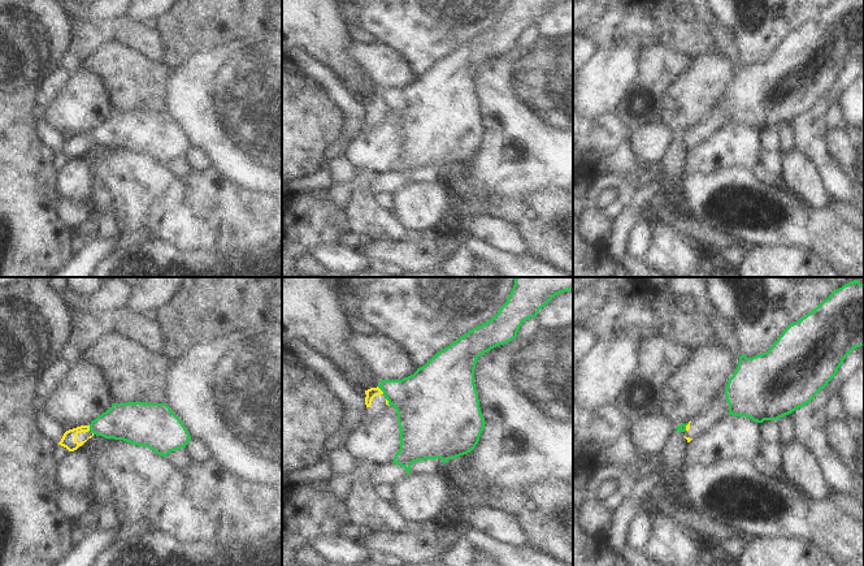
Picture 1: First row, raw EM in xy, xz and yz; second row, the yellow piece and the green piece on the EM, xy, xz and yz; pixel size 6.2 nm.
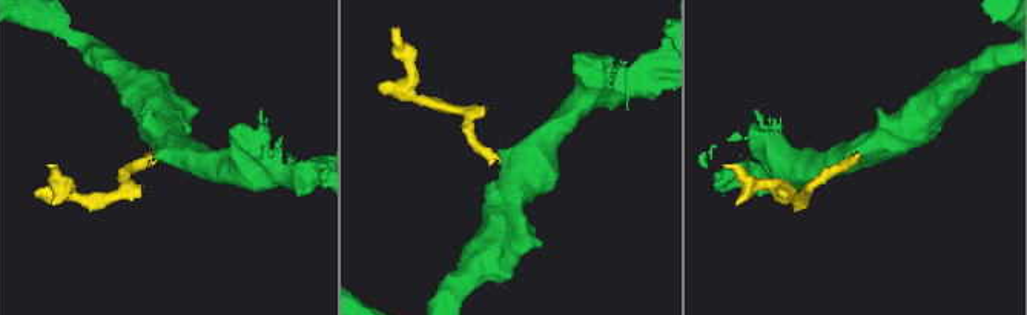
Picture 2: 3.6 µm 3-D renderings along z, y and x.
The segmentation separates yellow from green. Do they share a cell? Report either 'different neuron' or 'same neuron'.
different neuron

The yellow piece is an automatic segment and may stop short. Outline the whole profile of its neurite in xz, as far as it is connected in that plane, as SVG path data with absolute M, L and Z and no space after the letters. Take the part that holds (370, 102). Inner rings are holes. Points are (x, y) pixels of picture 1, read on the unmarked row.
M378 95L365 99L365 103L365 113L368 116L366 126L375 128L386 118L388 109Z

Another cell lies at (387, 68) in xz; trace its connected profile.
M352 40L347 52L379 88L401 88L417 79L405 59L387 44Z

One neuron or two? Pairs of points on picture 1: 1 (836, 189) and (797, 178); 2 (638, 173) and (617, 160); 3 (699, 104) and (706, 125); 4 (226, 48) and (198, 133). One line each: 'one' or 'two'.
1: two
2: one
3: two
4: one

